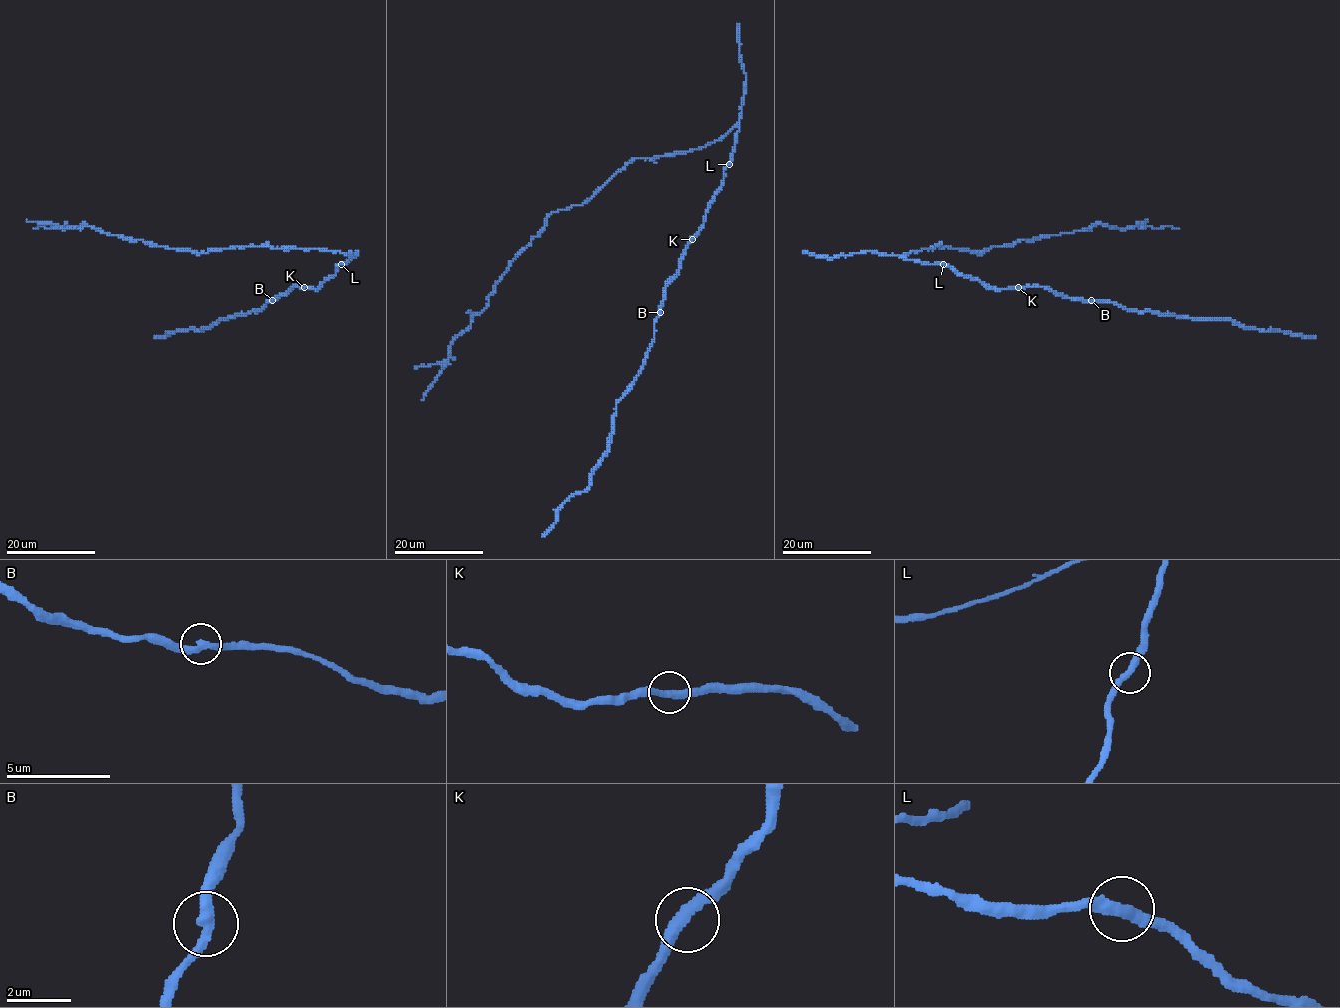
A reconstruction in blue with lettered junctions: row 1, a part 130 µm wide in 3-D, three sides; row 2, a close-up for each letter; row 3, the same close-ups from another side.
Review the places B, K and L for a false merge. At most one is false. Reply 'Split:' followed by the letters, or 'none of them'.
Split: none of them

